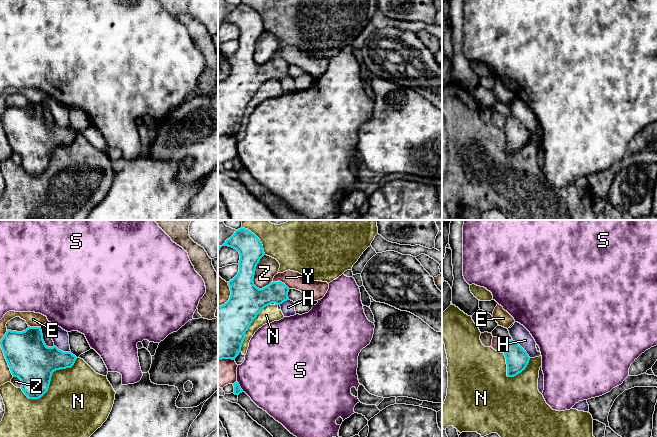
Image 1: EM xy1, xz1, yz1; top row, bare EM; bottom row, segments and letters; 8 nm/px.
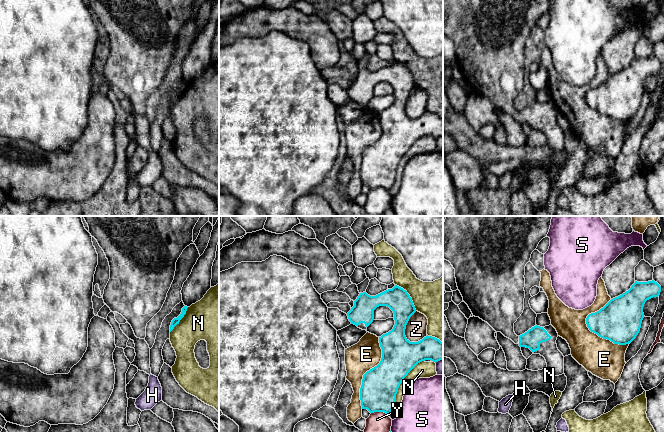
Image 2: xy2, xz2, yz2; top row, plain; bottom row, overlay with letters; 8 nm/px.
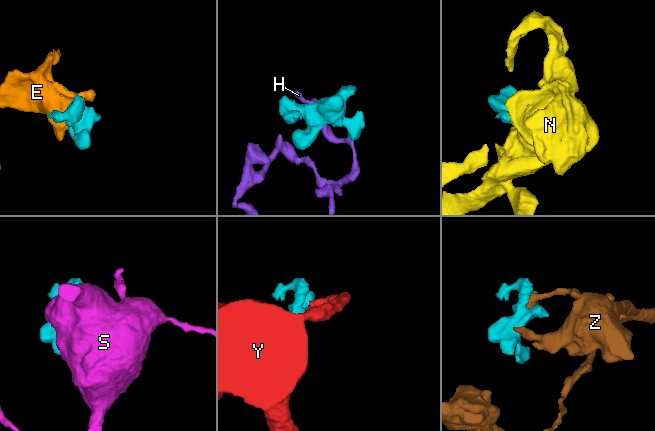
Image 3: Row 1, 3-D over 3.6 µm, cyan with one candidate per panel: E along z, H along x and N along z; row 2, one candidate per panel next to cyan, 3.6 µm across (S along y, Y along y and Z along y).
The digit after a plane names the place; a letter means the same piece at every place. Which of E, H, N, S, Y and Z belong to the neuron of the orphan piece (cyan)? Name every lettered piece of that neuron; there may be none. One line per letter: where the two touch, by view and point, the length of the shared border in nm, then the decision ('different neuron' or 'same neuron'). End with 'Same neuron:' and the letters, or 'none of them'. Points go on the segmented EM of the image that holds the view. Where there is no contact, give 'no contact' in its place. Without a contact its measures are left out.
E: yz2 (603, 338) | 420 nm | different neuron
H: yz1 (522, 348) | 200 nm | different neuron
N: xy1 (50, 380) | 500 nm | different neuron
S: xz1 (239, 386) | 100 nm | different neuron
Y: xz2 (380, 411) | 140 nm | different neuron
Z: xz2 (405, 327) | 260 nm | different neuron
Same neuron: none of them

